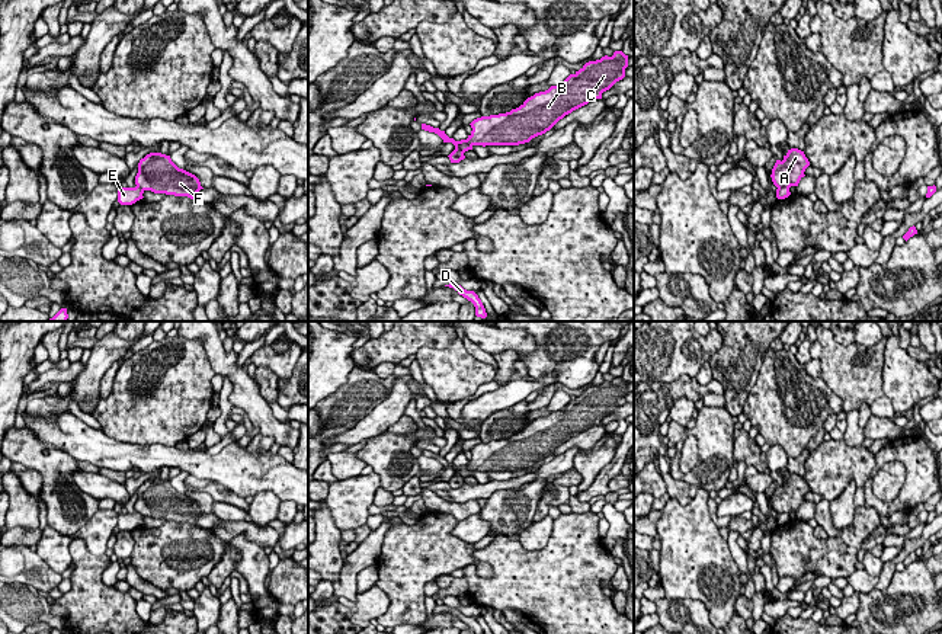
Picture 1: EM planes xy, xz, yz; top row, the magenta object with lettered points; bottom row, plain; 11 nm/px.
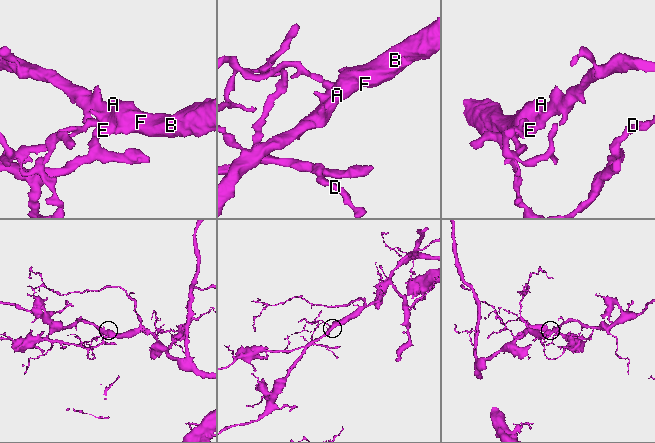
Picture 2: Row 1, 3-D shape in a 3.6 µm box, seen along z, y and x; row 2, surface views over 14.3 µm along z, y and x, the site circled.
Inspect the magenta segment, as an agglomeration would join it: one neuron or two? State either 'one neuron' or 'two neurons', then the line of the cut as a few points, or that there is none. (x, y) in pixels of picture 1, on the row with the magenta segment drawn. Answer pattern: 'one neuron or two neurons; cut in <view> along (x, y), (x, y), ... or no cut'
two neurons; cut in yz along (778, 186), (788, 188)

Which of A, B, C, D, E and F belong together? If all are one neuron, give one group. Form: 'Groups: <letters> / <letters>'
Groups: A B C F / D E

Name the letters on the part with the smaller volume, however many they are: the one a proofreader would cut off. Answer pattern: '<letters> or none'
D, E

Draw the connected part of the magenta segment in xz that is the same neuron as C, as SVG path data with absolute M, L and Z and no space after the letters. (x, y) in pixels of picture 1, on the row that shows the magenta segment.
M615 51L612 57L602 57L586 63L579 71L570 74L561 84L551 86L545 92L528 97L519 108L506 113L481 116L470 125L472 128L467 138L470 145L519 145L550 131L560 119L592 100L602 99L602 93L609 90L616 81L625 77L628 55Z

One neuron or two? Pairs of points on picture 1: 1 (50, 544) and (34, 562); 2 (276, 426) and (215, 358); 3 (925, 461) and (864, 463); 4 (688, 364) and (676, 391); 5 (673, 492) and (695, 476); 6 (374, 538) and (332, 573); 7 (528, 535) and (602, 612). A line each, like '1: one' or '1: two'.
1: two
2: one
3: two
4: two
5: two
6: two
7: two

